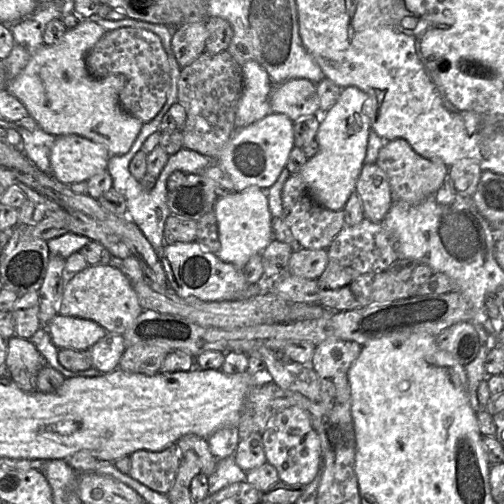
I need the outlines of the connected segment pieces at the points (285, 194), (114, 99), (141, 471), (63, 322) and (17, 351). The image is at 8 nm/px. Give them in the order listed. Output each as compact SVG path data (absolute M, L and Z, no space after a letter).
M290 174L282 189L283 219L289 226L299 248L327 249L345 225L343 210L329 210L316 203L307 191L300 174Z
M82 19L74 28L67 29L63 37L53 45L43 44L29 60L25 68L8 81L7 92L20 100L40 129L54 135L77 135L107 147L112 156L124 155L130 151L138 137L143 123L125 112L118 100L119 93L126 84L125 76L113 74L95 78L85 65L85 55L106 33L95 21Z
M172 444L159 452L140 450L130 456L129 475L162 494L168 494L174 485L182 454L177 444Z
M56 315L45 329L59 350L88 350L107 334L93 321L65 315Z
M13 336L7 341L7 356L5 360L7 375L25 390L30 390L35 384L39 370L48 365L37 351L31 340Z

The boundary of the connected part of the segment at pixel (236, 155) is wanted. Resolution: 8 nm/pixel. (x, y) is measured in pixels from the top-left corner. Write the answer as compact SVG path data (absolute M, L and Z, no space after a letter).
M271 111L262 119L236 130L213 163L228 174L235 192L241 192L250 186L268 189L286 166L293 147L293 121L285 114Z

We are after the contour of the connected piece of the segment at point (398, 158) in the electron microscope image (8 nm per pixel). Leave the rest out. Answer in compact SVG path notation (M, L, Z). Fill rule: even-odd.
M404 139L385 141L379 150L375 162L387 175L393 201L416 205L434 196L437 190L448 179L449 167L442 163L435 163L416 151Z

